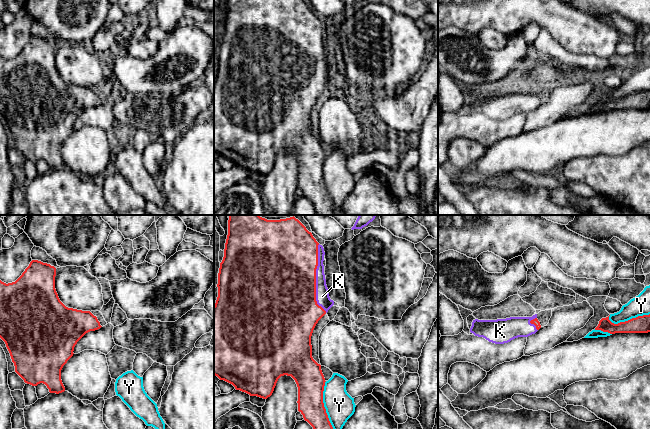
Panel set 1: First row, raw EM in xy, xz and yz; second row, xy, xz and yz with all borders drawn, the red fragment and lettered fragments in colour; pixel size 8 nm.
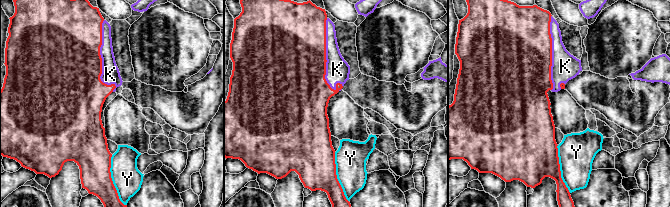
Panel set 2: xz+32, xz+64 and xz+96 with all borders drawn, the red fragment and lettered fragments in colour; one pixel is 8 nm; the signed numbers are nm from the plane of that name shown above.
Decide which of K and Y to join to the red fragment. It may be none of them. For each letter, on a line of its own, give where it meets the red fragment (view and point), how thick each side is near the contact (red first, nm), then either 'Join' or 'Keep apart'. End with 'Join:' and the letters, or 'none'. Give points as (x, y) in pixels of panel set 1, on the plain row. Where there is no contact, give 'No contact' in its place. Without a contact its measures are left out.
K: Touches red at xz (315, 54). Thickness 500 nm (red) against 110 nm. Join
Y: Touches red at xz (324, 184). Thickness 220 nm (red) against 240 nm. Keep apart
Join: K

